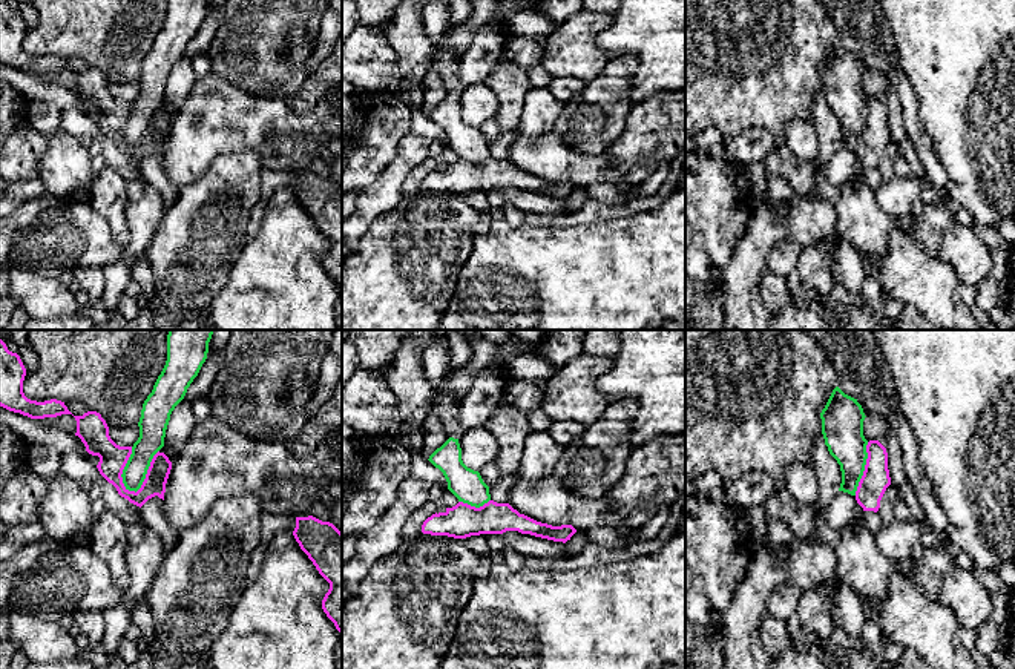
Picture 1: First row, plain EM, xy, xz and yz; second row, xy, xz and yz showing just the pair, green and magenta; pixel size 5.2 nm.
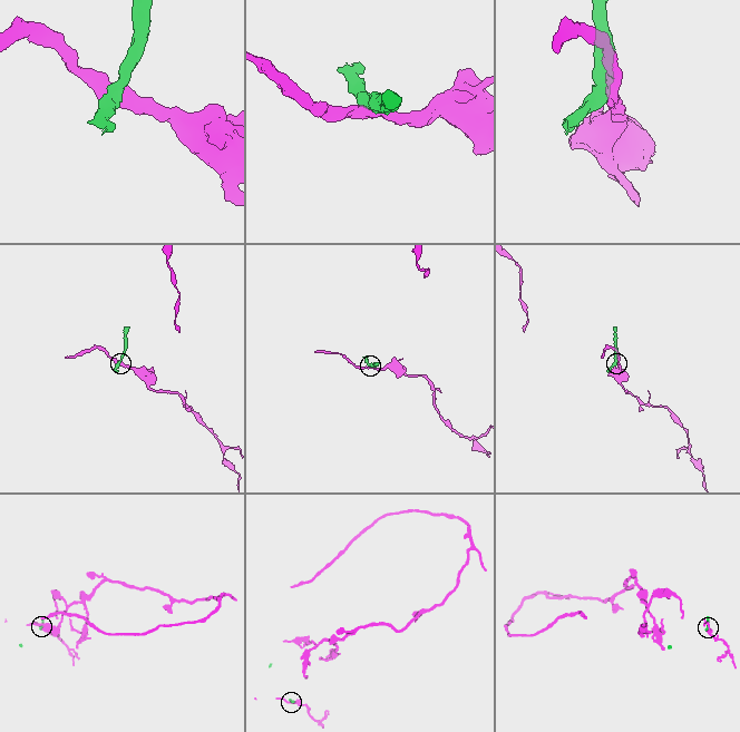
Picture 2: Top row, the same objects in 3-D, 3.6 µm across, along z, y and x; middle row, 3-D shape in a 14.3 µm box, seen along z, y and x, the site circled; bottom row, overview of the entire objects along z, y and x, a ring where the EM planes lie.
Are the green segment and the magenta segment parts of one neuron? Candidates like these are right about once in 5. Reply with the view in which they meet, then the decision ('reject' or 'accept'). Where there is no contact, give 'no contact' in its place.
xy | reject

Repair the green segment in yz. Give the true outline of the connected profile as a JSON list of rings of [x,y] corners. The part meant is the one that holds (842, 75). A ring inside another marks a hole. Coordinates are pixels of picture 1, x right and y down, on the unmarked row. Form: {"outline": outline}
{"outline": [[[836,43],[820,69],[822,91],[829,110],[842,127],[839,147],[856,152],[863,132],[868,97],[863,92],[865,69],[857,55]]]}

